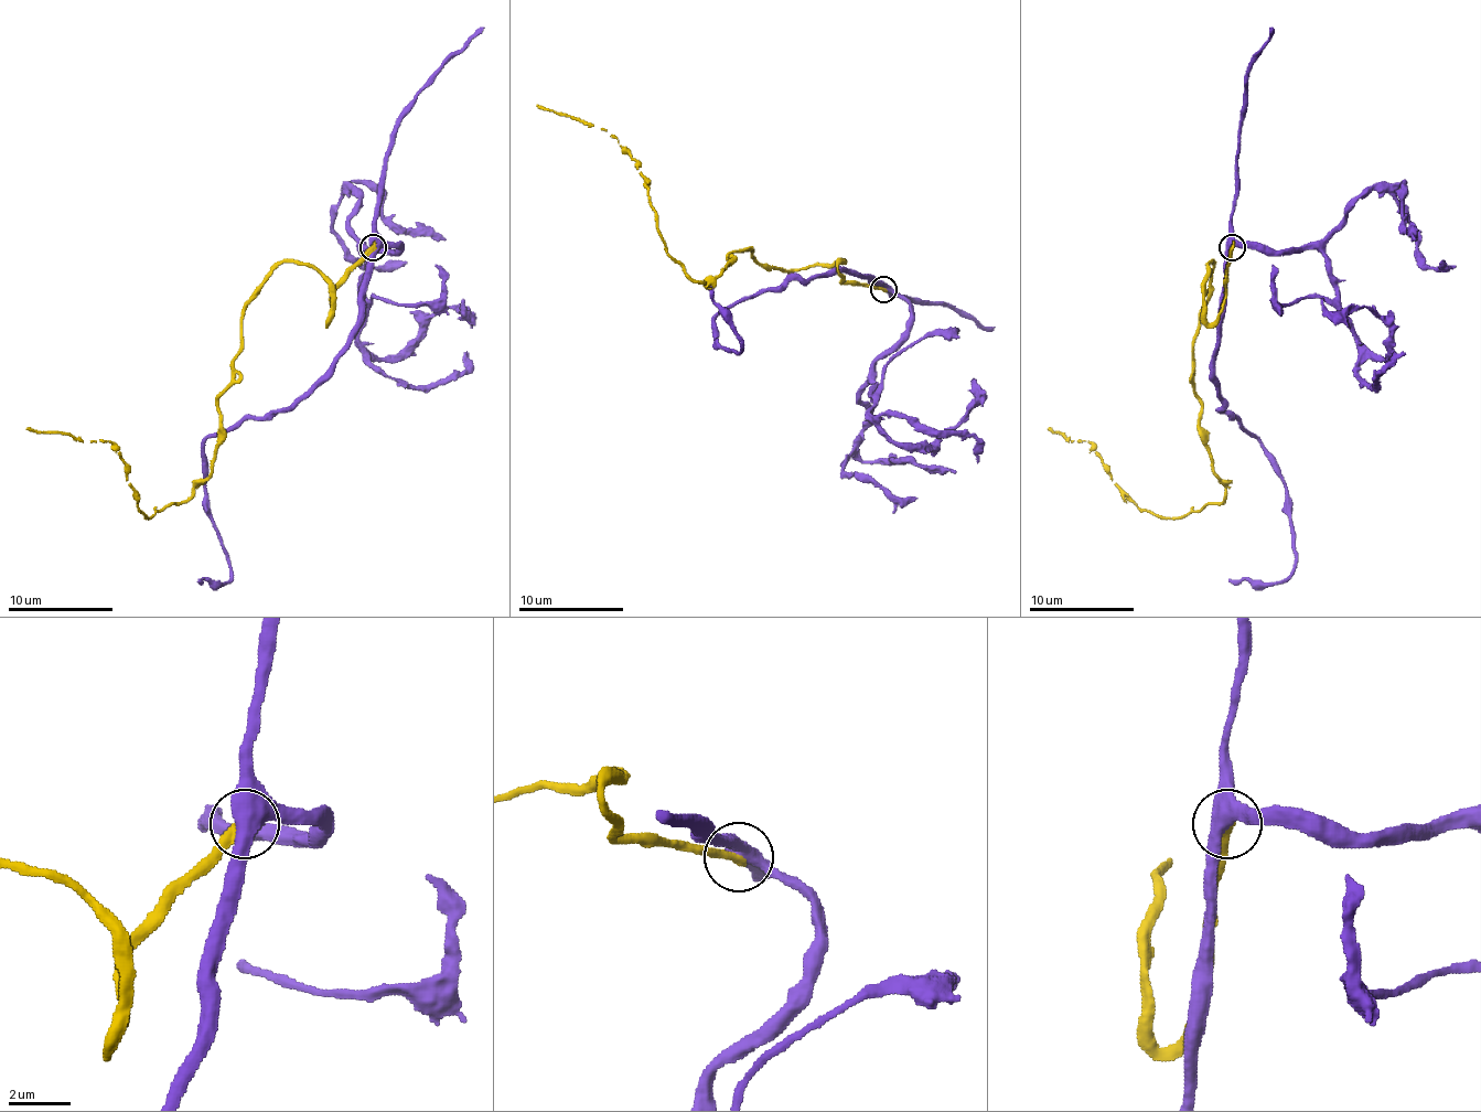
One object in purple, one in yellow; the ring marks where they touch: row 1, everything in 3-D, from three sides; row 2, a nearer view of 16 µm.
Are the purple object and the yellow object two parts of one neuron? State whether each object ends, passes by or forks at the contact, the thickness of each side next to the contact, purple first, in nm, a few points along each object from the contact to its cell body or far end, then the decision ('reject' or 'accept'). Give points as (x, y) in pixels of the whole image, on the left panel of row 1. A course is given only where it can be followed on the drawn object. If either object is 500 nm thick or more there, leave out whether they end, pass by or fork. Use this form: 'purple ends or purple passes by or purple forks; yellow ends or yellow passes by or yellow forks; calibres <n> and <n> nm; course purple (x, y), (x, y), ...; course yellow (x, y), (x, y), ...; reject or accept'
purple forks; yellow ends; calibres 440 and 360 nm; course purple (373, 248), (362, 321), (349, 348), (286, 408), (249, 416), (204, 442), (206, 514), (231, 577), (196, 583); course yellow (373, 248), (328, 321), (331, 285), (293, 262), (246, 306), (185, 501), (147, 516), (107, 440), (25, 429); reject

